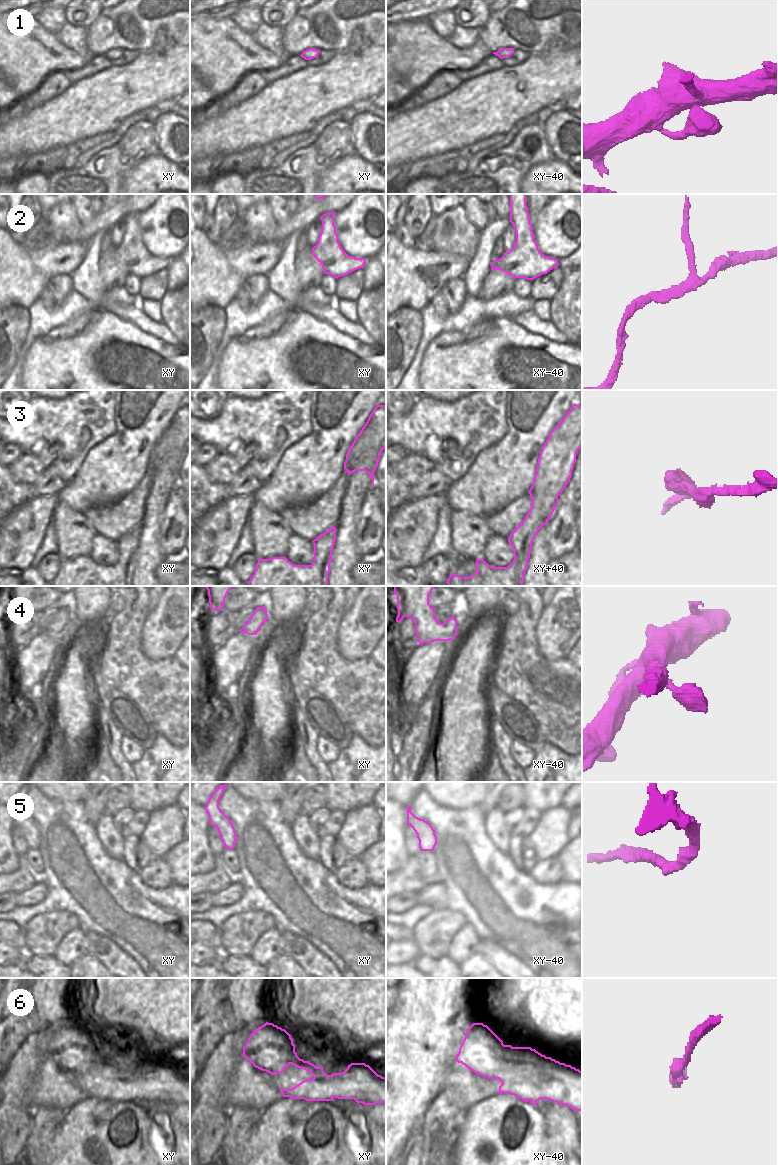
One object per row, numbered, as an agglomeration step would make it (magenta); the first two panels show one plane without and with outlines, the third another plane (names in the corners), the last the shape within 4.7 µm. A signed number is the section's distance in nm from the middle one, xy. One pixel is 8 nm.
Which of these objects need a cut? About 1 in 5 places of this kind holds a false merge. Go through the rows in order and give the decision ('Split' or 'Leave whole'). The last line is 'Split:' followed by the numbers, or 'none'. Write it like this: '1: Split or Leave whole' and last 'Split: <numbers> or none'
1: Leave whole
2: Leave whole
3: Leave whole
4: Leave whole
5: Leave whole
6: Leave whole
Split: none.

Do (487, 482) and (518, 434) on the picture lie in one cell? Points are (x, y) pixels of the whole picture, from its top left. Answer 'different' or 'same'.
same

